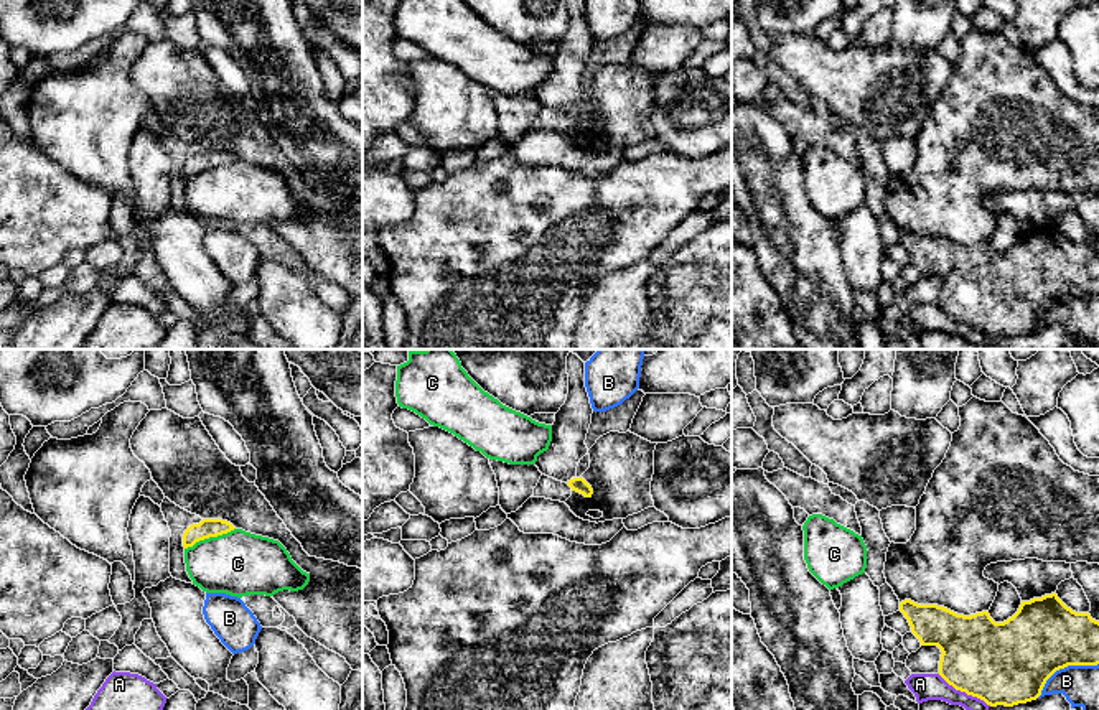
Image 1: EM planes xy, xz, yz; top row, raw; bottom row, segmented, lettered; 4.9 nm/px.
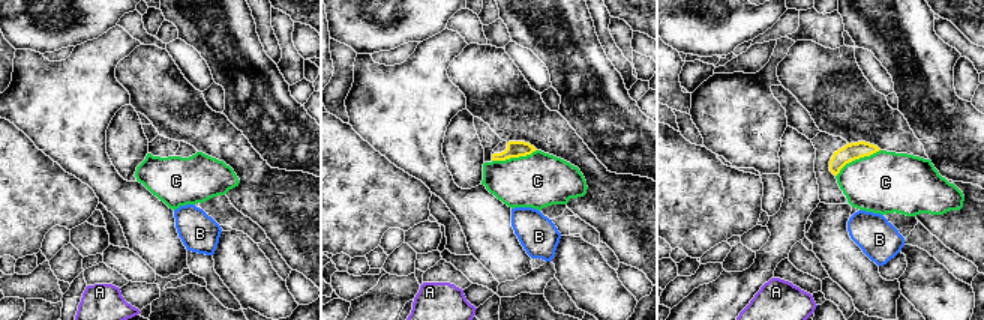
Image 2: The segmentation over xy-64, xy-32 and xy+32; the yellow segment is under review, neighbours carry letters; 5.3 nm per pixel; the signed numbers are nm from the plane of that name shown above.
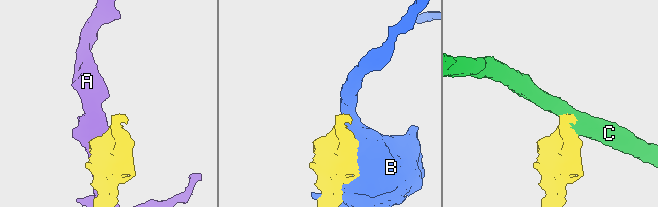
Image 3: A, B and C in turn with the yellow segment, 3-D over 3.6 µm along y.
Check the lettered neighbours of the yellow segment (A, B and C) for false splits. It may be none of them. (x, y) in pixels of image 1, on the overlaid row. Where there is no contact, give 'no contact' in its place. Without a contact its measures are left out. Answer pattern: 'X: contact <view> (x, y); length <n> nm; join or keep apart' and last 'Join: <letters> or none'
A: contact yz (964, 691); length 300 nm; keep apart
B: contact yz (1063, 667); length 340 nm; keep apart
C: contact xy (210, 536); length 260 nm; keep apart
Join: none

